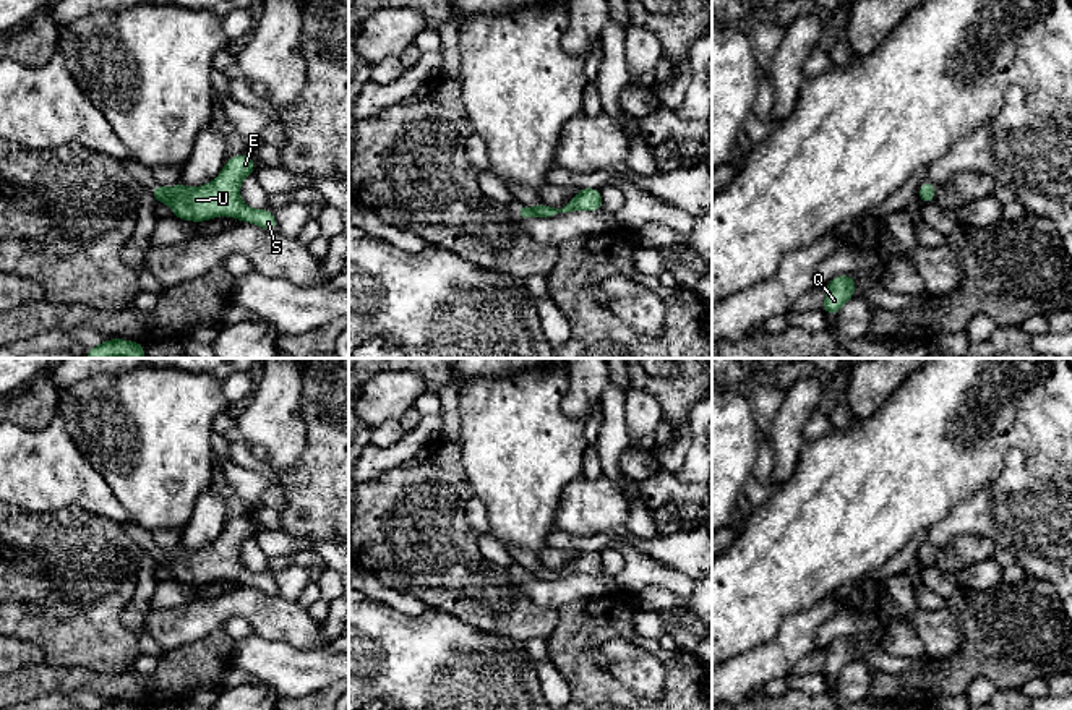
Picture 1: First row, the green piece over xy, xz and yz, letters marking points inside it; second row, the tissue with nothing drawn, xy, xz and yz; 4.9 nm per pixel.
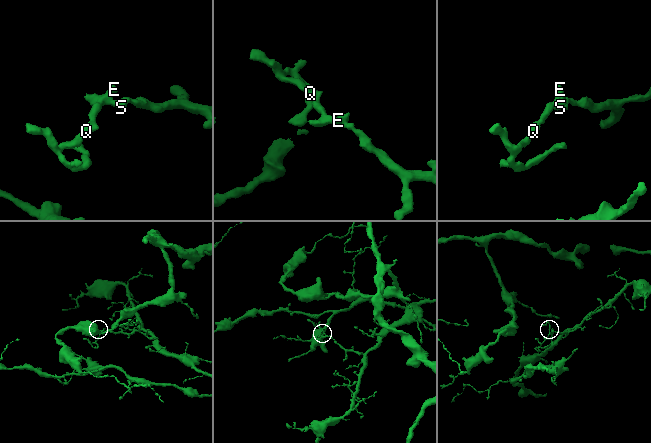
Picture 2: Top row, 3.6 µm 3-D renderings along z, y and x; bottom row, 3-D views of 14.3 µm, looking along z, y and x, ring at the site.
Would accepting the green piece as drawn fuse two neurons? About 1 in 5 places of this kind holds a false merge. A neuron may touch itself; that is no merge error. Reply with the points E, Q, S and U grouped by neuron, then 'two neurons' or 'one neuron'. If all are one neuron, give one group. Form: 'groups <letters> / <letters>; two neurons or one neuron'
groups E Q S U; one neuron

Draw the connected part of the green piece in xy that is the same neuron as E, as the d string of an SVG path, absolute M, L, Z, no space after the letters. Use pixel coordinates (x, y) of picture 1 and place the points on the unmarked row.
M238 517L225 524L217 541L206 548L187 551L178 545L164 551L157 546L149 554L156 566L169 567L174 580L182 584L206 585L216 579L229 579L274 595L277 584L272 574L251 572L240 562L240 546L253 535L256 527L251 519Z

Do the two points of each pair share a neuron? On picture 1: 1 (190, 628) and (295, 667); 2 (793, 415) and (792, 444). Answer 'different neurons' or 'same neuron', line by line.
1: different neurons
2: same neuron

